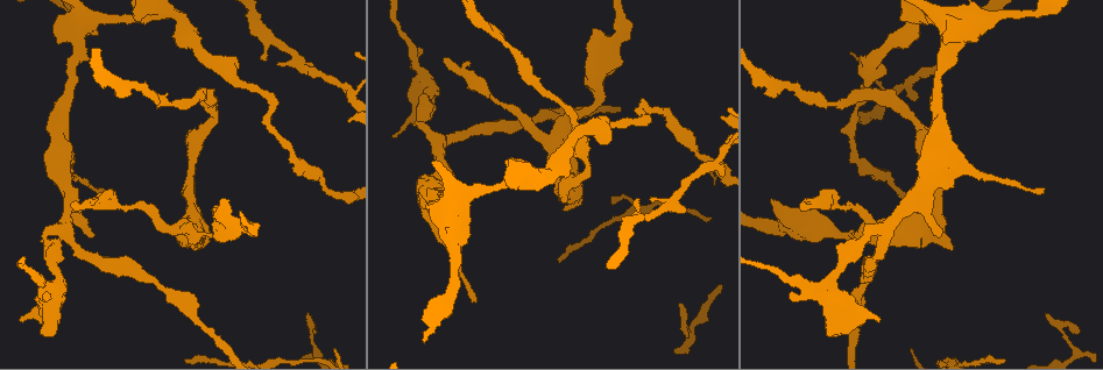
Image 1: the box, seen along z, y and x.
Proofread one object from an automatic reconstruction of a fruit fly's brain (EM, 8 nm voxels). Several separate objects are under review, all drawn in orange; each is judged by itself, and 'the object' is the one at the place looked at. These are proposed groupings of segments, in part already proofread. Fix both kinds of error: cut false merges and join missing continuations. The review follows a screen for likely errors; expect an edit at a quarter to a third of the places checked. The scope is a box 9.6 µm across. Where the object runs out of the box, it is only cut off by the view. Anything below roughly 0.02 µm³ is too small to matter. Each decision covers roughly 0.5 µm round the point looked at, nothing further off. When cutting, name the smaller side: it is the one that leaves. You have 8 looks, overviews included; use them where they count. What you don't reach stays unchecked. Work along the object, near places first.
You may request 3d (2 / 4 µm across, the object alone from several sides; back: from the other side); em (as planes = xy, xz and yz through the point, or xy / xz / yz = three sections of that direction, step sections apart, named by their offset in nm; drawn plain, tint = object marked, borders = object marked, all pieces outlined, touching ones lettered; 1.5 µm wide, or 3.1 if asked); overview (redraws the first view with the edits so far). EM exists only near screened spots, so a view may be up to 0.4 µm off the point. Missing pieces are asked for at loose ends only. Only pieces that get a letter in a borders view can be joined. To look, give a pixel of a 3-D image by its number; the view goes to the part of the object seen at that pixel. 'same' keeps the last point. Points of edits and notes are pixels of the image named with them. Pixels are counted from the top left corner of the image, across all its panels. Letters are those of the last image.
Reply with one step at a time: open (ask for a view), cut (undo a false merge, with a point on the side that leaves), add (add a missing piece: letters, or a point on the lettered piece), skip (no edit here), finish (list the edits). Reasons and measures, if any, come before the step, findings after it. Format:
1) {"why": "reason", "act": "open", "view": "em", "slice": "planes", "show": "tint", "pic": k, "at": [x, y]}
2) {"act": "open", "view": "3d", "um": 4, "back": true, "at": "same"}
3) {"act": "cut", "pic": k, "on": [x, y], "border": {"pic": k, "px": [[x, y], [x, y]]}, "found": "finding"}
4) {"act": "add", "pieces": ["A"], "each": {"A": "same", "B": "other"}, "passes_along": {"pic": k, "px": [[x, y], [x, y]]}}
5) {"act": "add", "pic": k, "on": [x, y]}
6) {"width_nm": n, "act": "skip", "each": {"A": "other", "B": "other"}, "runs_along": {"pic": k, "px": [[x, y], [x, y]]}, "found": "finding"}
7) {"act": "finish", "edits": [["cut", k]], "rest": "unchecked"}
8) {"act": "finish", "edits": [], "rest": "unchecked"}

{"why": "tapers out", "act": "open", "view": "em", "slice": "xy", "step": 8, "show": "borders", "pic": 1, "at": [1047, 313]}

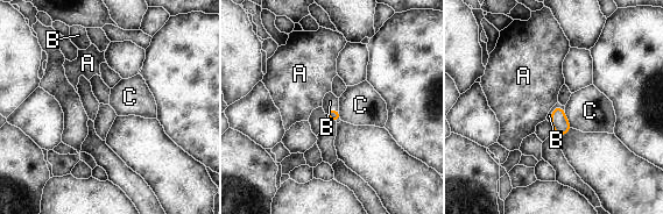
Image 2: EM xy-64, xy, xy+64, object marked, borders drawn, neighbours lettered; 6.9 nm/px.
{"width_nm": 80, "act": "add", "pieces": ["B"], "each": {"A": "other", "B": "same", "C": "other"}, "passes_along": {"pic": 2, "px": [[559, 122], [551, 113], [549, 115]]}, "found": "the cell continues"}

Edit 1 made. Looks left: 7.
{"act": "open", "view": "em", "slice": "planes", "show": "tint", "pic": 1, "at": [280, 62]}

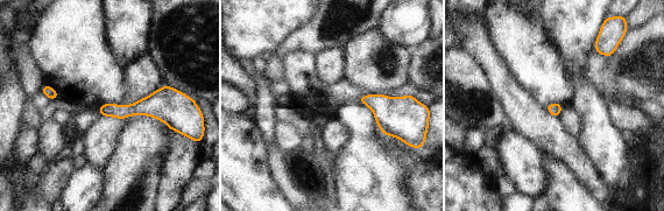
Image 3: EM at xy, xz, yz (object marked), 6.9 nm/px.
{"act": "open", "view": "em", "slice": "planes", "show": "borders", "at": "same"}

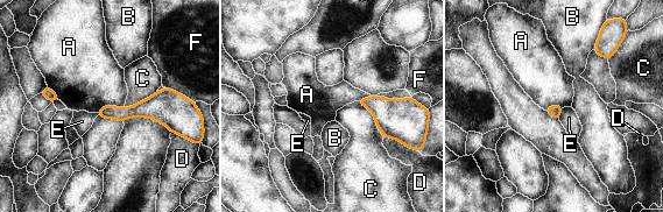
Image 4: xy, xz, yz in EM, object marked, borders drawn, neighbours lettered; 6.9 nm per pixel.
{"act": "skip", "each": {"A": "other", "B": "other", "C": "other", "D": "other", "E": "other", "F": "other"}, "border": {"pic": 4, "px": [[410, 96], [357, 100]]}, "found": "no lettered piece goes on from it"}

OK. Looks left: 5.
{"why": "sudden change in width", "act": "open", "view": "em", "slice": "planes", "show": "borders", "pic": 1, "at": [778, 224]}

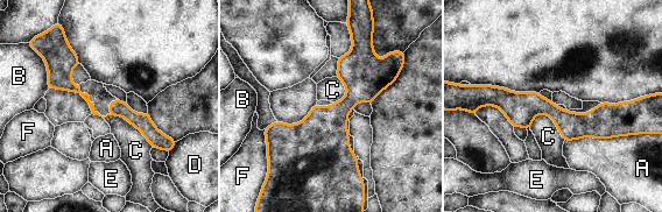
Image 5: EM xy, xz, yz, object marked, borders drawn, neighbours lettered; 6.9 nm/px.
{"act": "skip", "each": {"A": "other", "B": "other", "C": "other", "D": "other", "E": "other", "F": "other"}, "found": "one cell here"}

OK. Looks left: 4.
{"act": "finish", "edits": [["add", 2]], "rest": "unchecked"}

